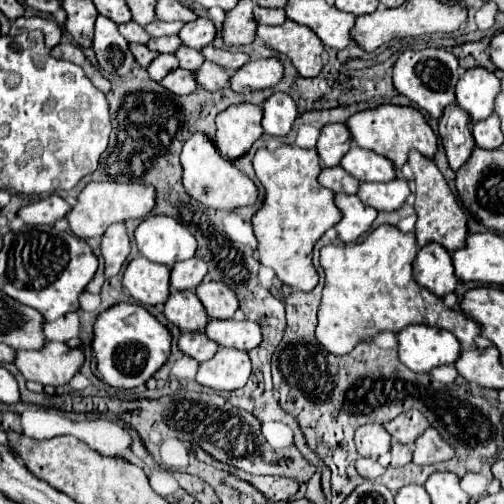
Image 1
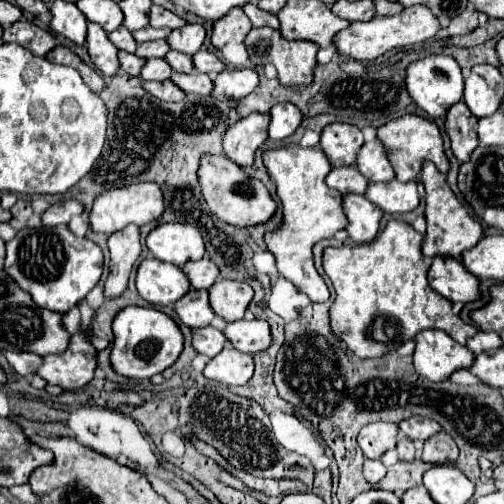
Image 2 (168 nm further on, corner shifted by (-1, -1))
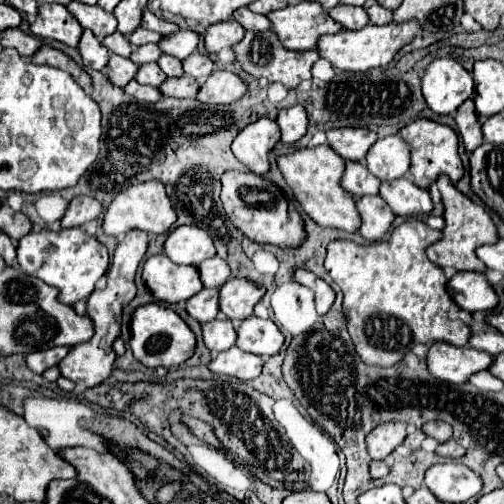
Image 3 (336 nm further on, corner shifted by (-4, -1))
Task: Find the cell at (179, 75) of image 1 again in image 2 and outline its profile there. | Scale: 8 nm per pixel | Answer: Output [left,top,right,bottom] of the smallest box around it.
[142,79,184,101]

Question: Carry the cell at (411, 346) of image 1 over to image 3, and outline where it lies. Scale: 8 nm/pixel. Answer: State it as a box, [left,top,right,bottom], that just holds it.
[427,341,493,383]

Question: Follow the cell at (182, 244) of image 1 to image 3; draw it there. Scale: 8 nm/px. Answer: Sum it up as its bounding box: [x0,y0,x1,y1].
[163,225,215,265]

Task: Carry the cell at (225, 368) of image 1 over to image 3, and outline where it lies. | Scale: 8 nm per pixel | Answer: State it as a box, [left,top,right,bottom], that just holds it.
[207,345,263,381]

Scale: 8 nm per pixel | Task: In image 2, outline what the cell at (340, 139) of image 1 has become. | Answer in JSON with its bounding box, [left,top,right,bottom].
[320,123,364,167]

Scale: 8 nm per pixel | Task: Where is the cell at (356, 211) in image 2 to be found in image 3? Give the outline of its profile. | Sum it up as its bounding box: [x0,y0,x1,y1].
[355,195,395,241]

